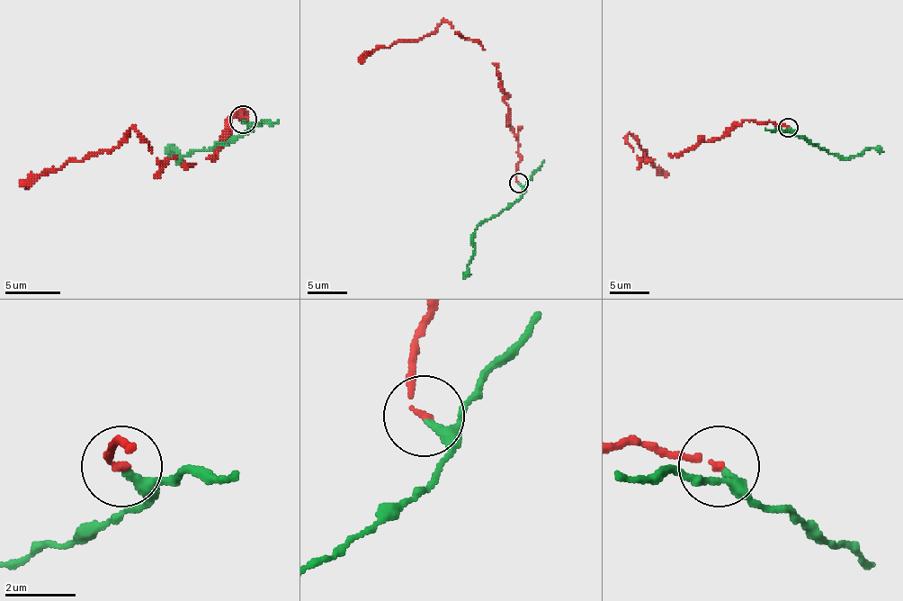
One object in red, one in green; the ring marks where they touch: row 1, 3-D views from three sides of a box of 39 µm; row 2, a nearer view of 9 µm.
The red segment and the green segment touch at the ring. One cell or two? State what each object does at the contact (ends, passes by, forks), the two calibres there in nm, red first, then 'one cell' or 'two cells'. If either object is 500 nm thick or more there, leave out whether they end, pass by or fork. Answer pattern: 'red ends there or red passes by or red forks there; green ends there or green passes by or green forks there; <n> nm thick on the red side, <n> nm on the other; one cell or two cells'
red ends there; green passes by; 160 nm thick on the red side, 200 nm on the other; one cell

